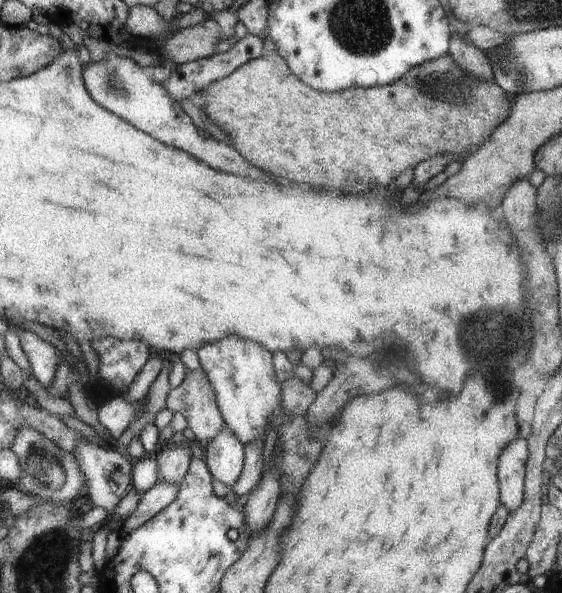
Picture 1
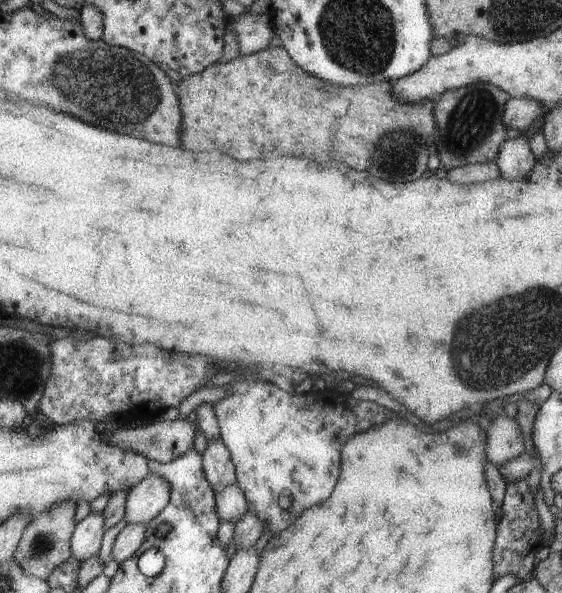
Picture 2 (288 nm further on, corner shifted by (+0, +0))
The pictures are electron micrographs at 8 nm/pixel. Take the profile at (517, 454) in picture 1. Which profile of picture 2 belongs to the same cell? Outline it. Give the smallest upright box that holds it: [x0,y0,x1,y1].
[487,416,525,470]

